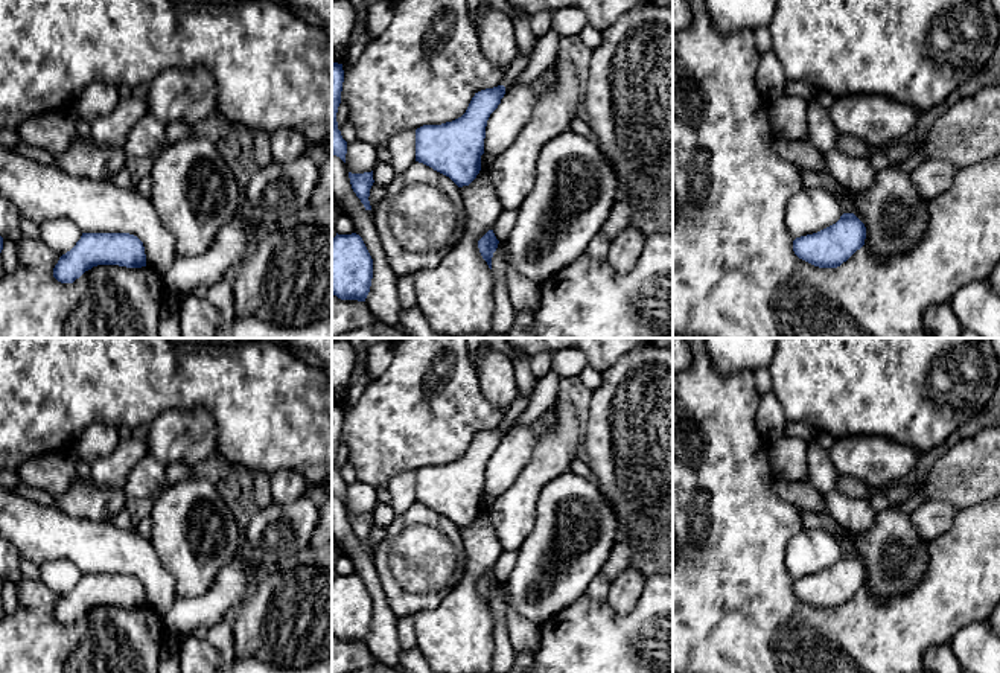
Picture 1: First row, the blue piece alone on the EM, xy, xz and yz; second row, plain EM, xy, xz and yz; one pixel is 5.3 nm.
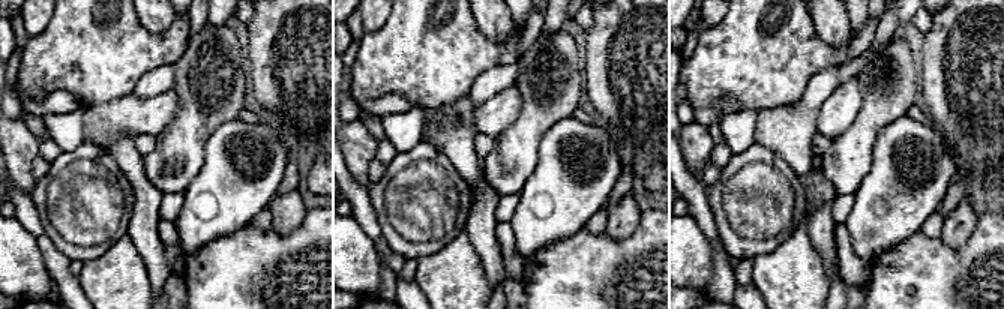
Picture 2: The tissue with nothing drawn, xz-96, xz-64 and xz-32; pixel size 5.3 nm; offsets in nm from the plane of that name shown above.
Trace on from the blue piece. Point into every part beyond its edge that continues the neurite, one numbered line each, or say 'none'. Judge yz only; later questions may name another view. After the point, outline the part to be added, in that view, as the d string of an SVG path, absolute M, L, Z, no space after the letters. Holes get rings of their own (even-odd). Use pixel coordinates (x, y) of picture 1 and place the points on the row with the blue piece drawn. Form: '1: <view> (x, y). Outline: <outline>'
none

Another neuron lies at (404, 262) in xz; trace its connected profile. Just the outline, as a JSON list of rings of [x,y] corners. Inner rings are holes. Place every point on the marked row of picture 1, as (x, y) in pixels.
[[[414,161],[405,172],[396,174],[393,181],[385,187],[387,198],[371,207],[370,212],[388,263],[399,279],[434,268],[451,250],[451,247],[441,247],[435,253],[420,254],[406,251],[396,241],[388,221],[390,199],[409,184],[429,184],[447,195],[457,210],[455,239],[461,238],[466,225],[466,209],[461,190],[449,177],[419,161]]]

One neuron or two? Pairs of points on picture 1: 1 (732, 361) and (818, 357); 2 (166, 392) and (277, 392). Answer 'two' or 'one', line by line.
1: two
2: one

